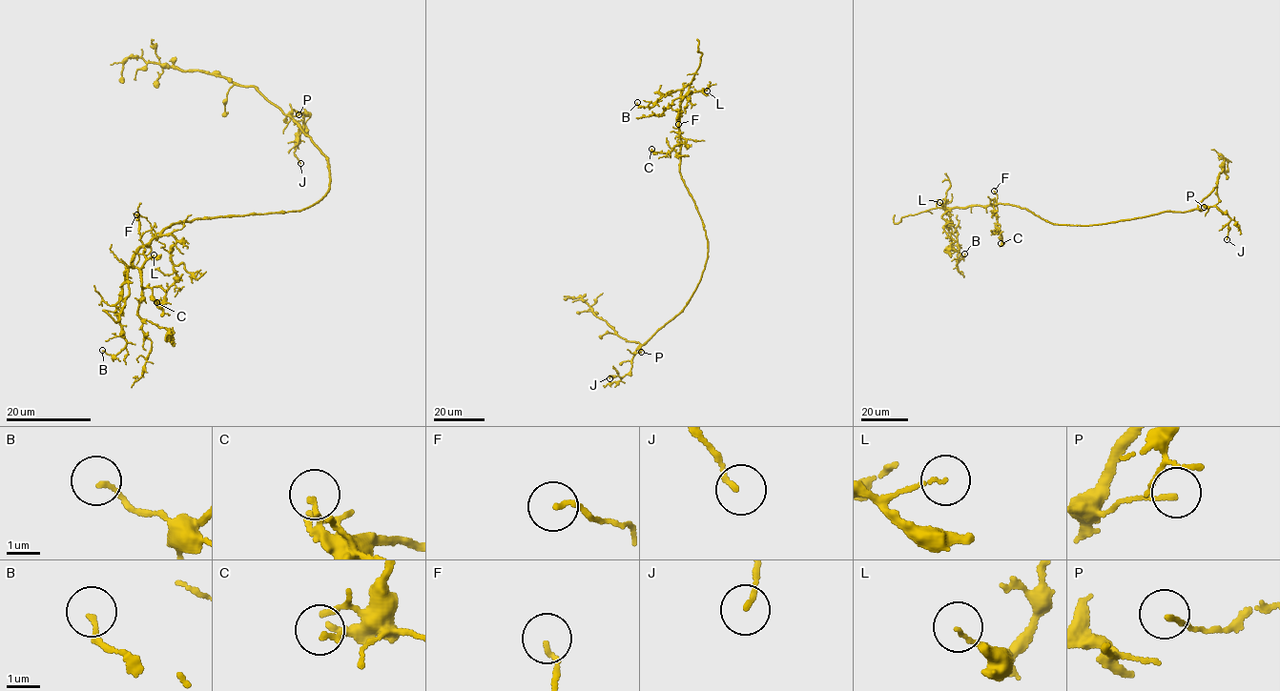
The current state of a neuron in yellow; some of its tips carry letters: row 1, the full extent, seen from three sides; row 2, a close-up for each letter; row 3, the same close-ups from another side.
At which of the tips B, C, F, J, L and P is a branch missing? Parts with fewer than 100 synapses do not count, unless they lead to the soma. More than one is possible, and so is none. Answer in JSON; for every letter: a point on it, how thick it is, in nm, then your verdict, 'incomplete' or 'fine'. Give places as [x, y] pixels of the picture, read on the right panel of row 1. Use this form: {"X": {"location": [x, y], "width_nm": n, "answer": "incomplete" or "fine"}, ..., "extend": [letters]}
{"B": {"location": [964, 254], "width_nm": 120, "answer": "fine"}, "C": {"location": [1001, 243], "width_nm": 140, "answer": "fine"}, "F": {"location": [994, 191], "width_nm": 120, "answer": "fine"}, "J": {"location": [1227, 239], "width_nm": 130, "answer": "fine"}, "L": {"location": [939, 202], "width_nm": 80, "answer": "fine"}, "P": {"location": [1204, 207], "width_nm": 130, "answer": "fine"}, "extend": []}

